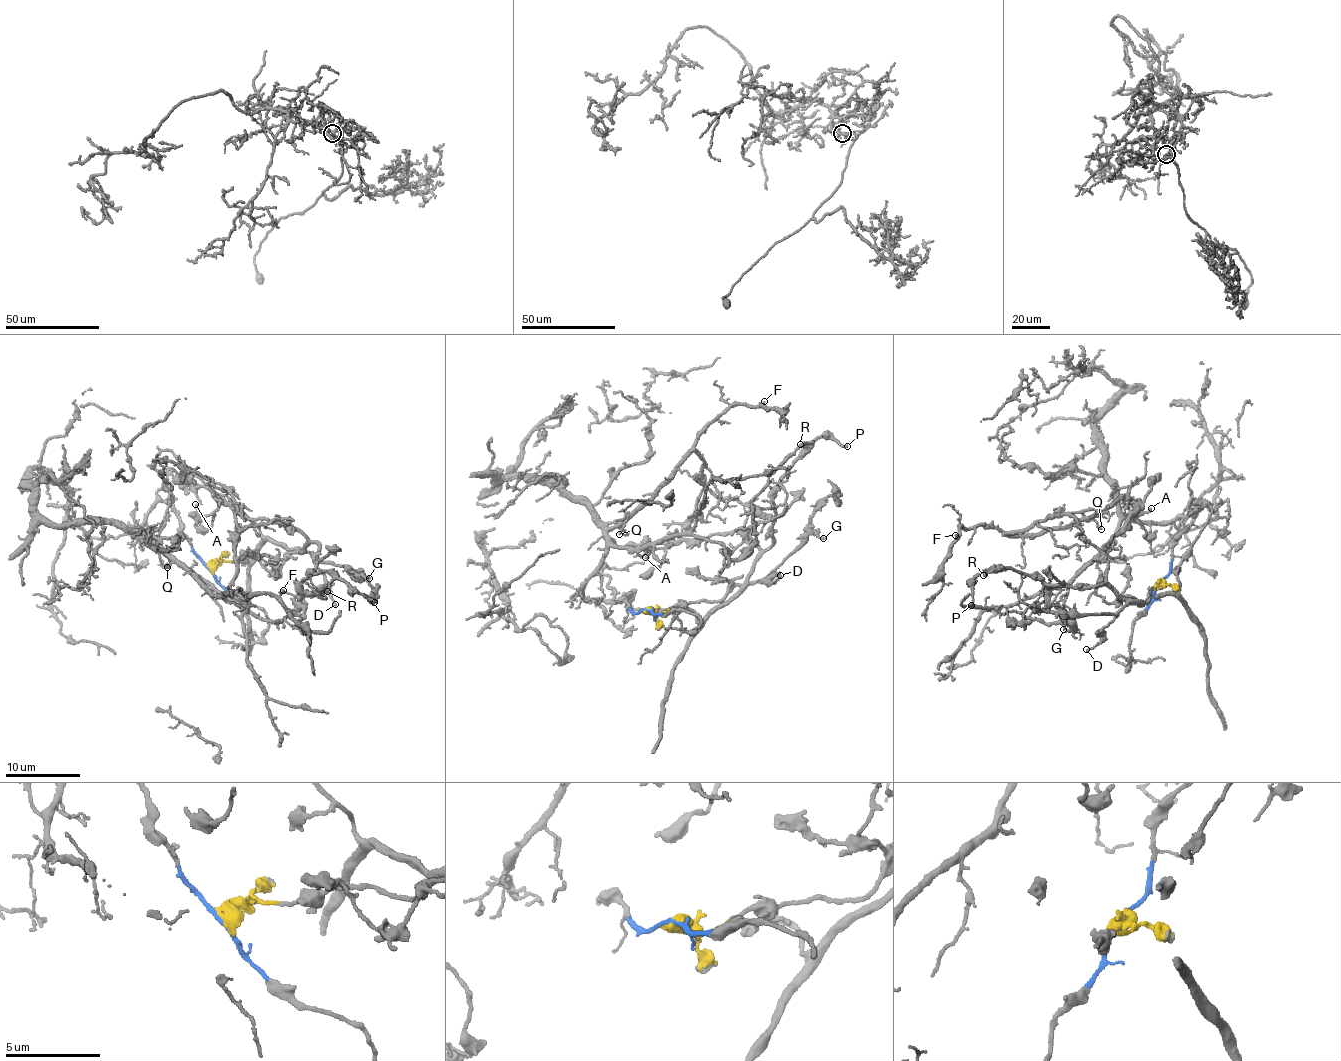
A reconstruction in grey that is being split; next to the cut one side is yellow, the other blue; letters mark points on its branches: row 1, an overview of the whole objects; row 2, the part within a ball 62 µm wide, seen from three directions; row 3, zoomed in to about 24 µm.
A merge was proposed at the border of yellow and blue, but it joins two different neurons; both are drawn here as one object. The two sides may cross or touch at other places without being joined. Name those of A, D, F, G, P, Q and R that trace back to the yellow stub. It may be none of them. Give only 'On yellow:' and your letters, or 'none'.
On yellow: A, D, G, P, R

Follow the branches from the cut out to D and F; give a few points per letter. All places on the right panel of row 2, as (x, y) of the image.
D: (1157, 584), (1162, 589), (1153, 588), (1143, 604), (1132, 599), (1102, 628), (1102, 639), (1086, 650)
F: (1157, 584), (1196, 510), (1156, 523), (1115, 505), (1018, 536), (981, 525), (955, 534)

